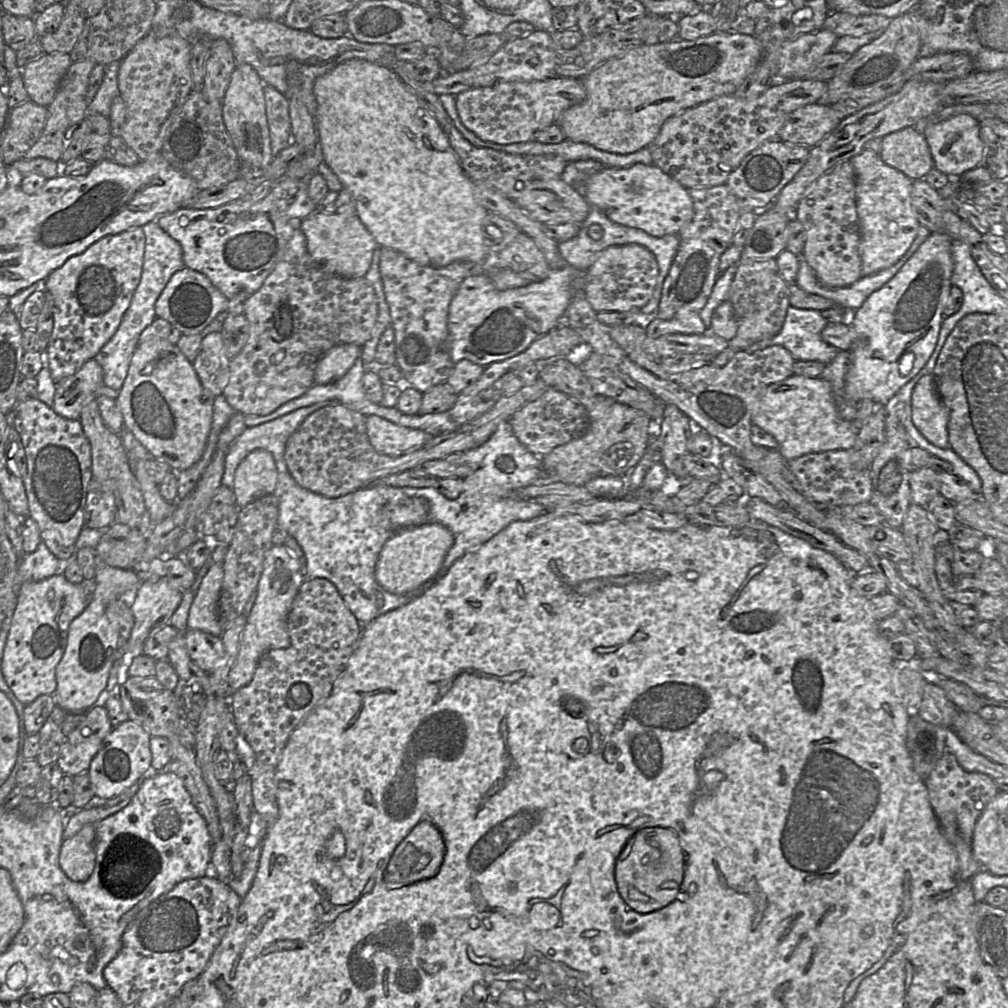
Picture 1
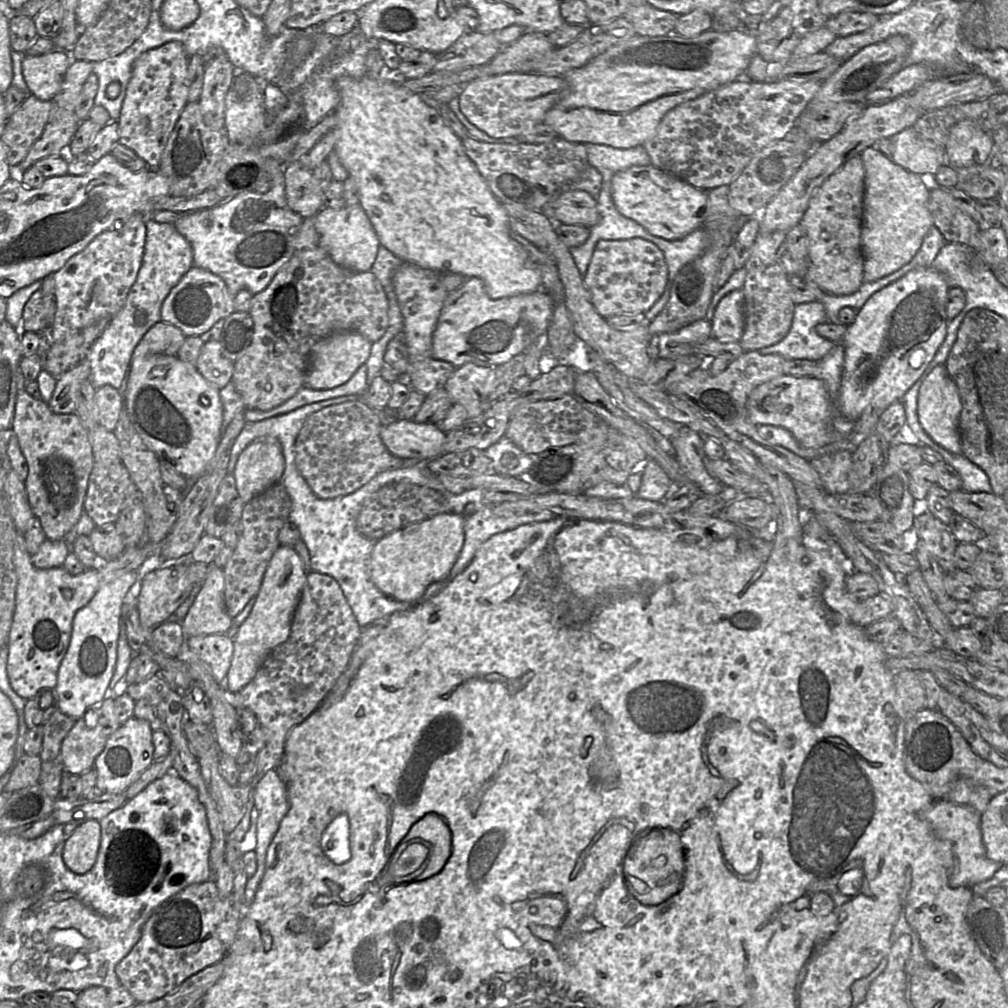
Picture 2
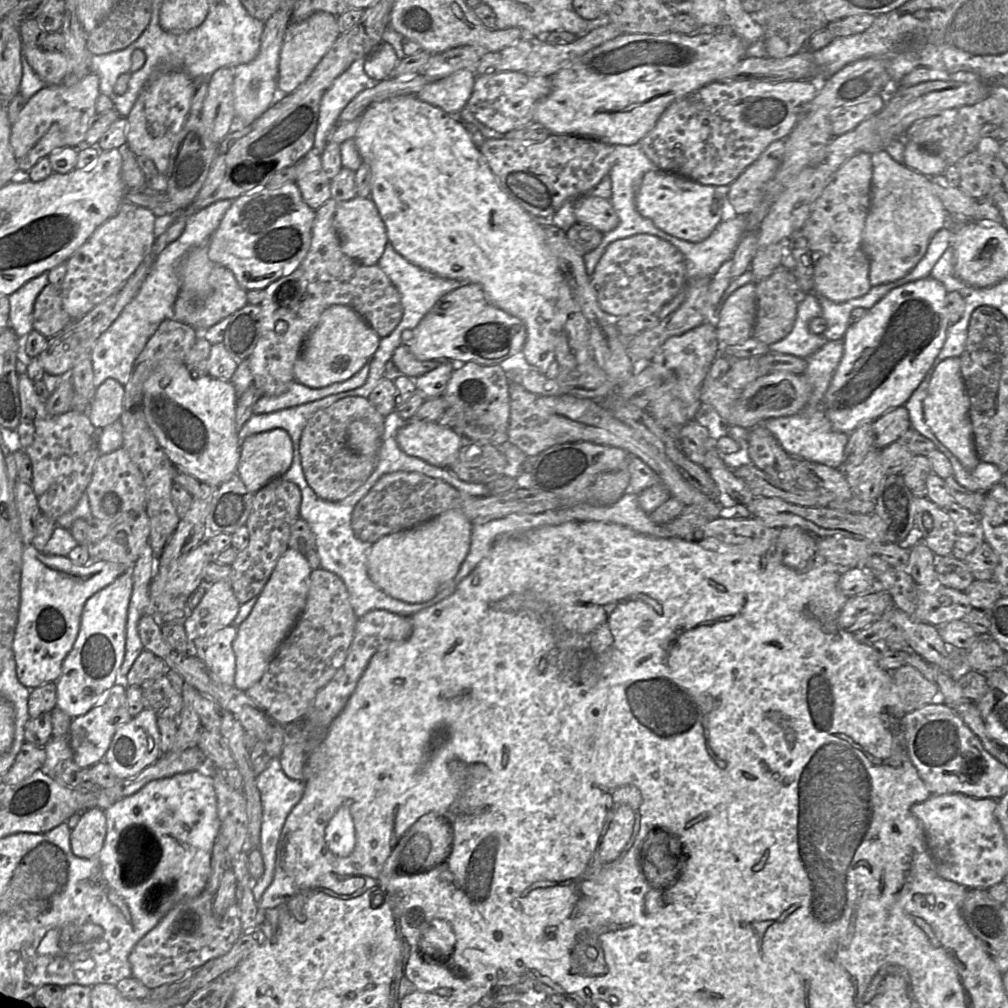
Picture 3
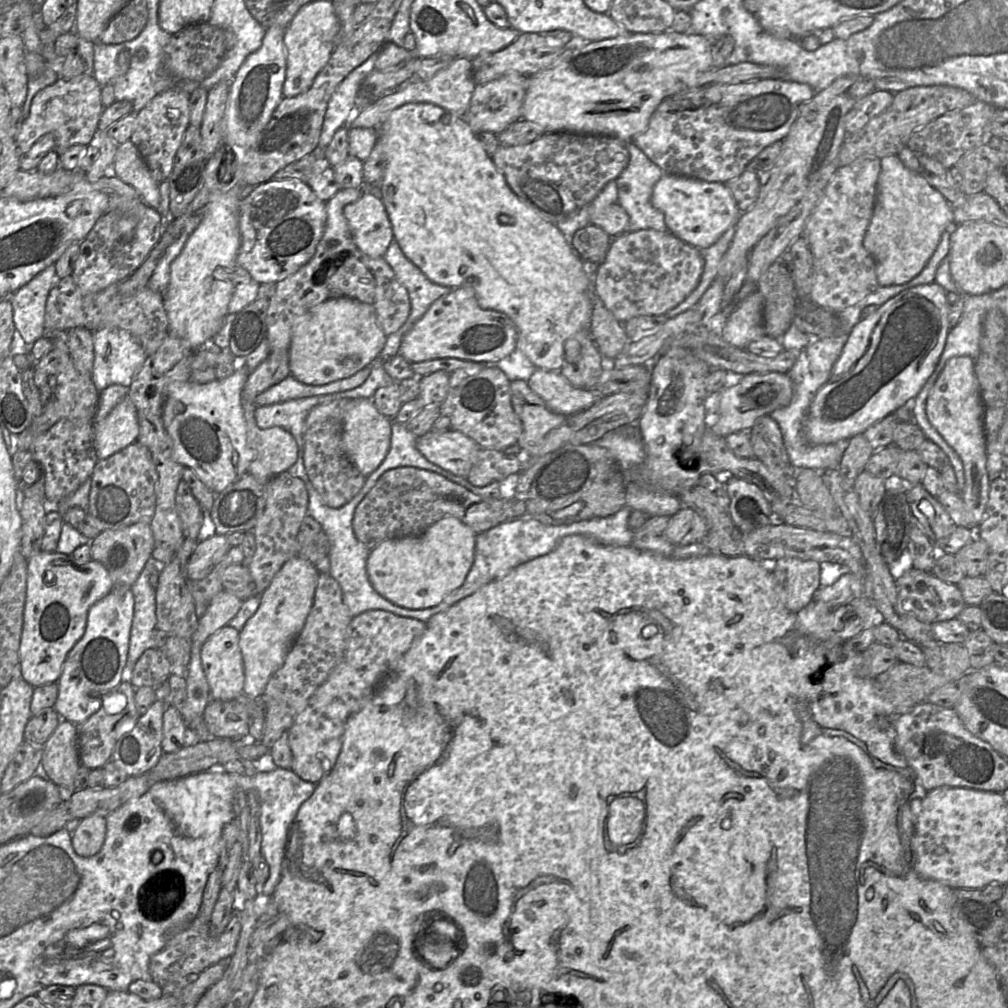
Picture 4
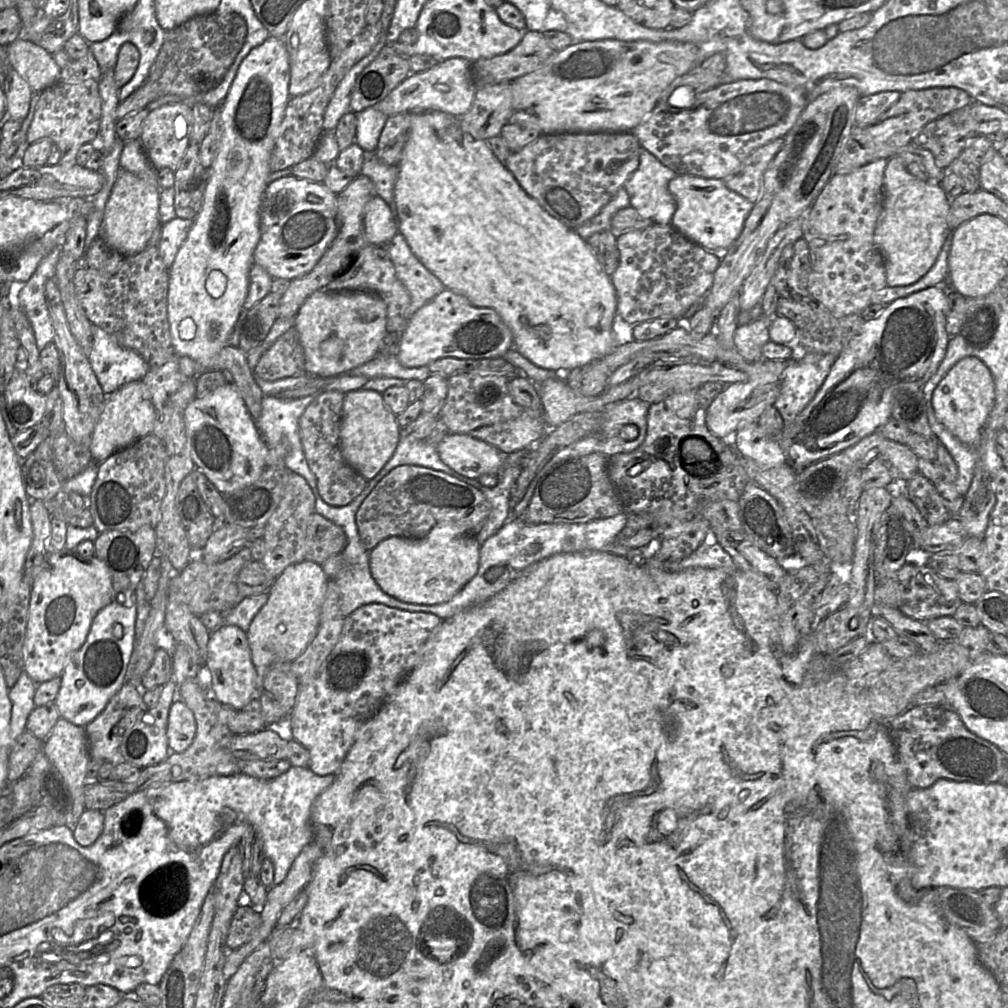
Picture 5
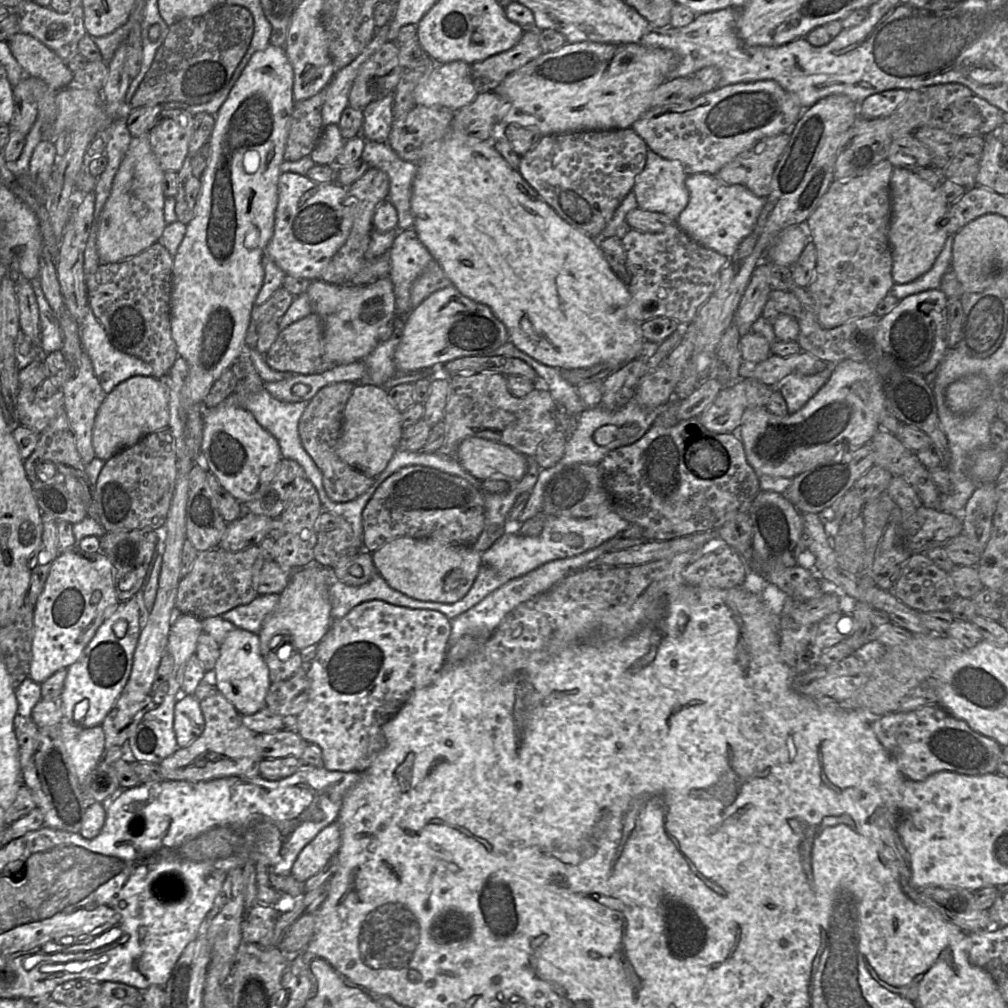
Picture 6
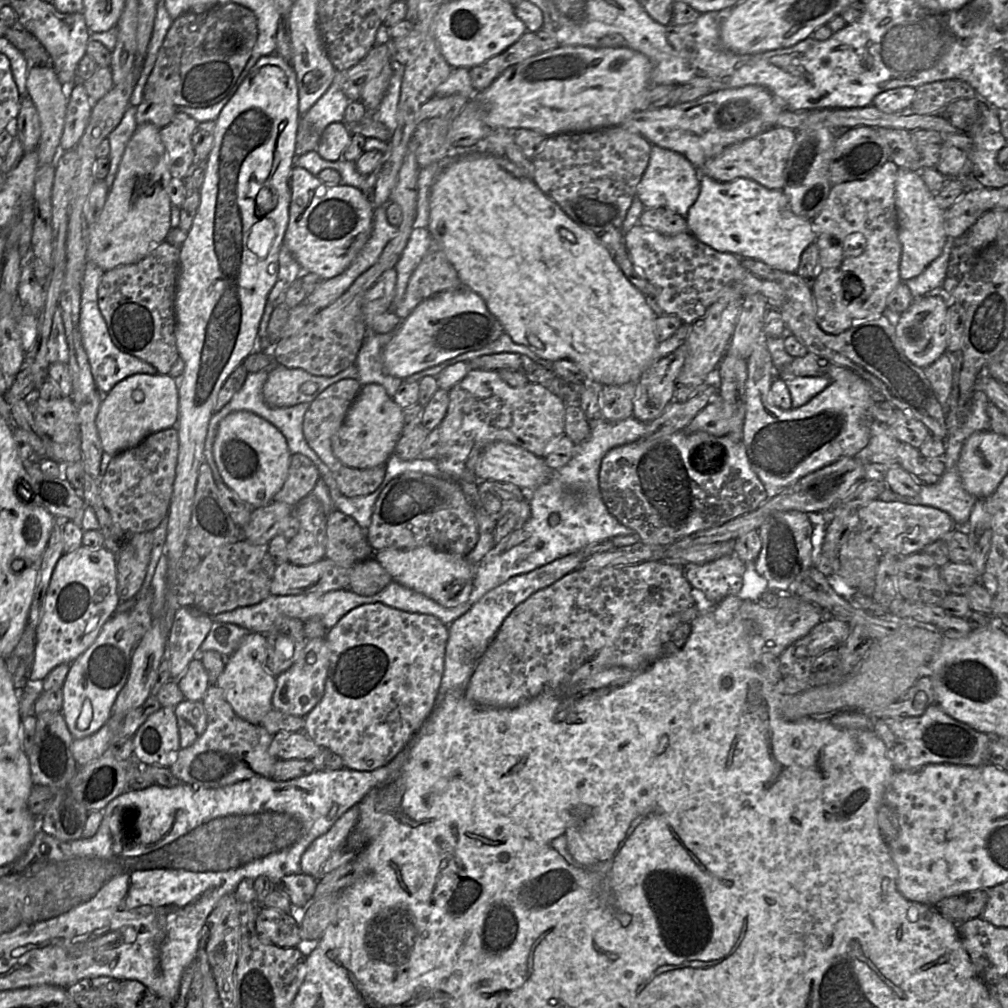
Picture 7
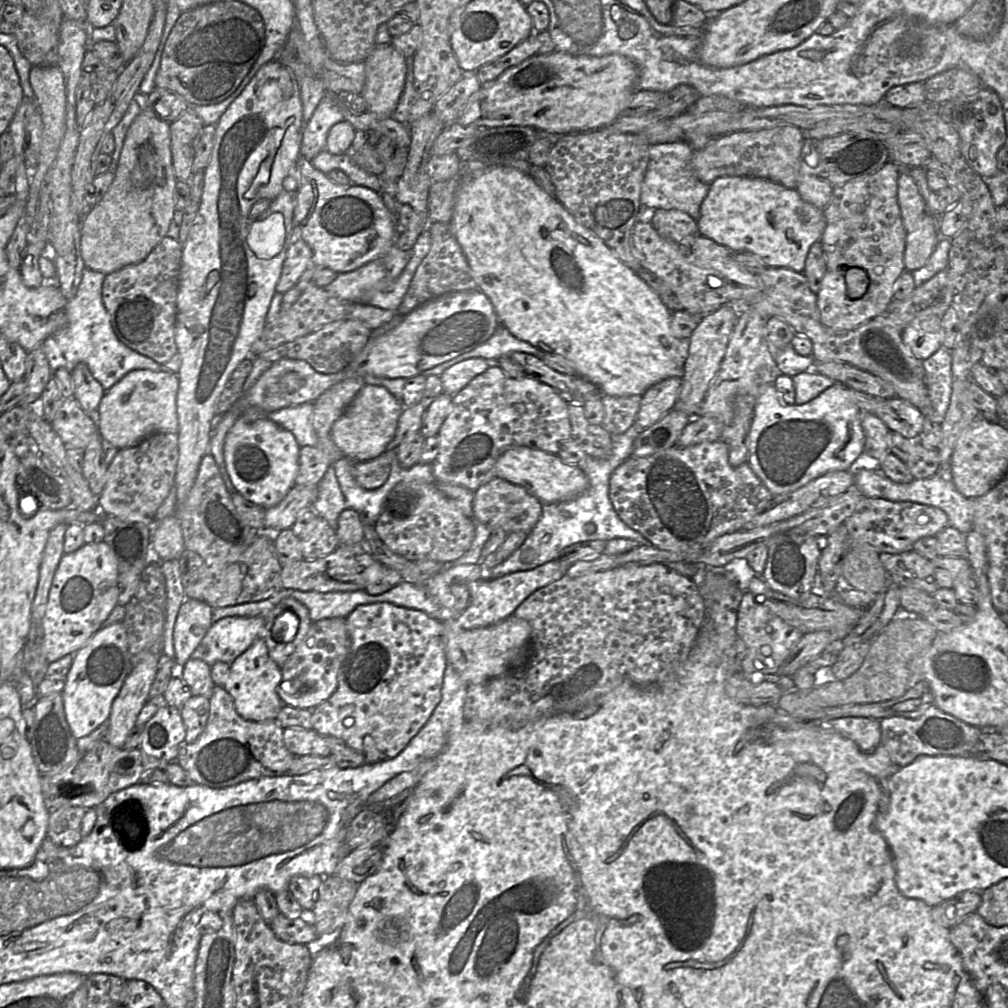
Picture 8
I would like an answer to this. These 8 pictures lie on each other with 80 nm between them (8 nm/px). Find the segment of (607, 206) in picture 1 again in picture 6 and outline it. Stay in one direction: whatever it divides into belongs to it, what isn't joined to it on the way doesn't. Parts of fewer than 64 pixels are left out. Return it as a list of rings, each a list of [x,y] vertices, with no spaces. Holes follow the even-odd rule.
[[[706,173],[688,175],[685,185],[689,191],[689,202],[675,220],[676,225],[700,245],[730,258],[735,253],[740,242],[752,232],[764,206],[765,198],[754,195],[741,184],[728,185],[720,181],[716,176]]]

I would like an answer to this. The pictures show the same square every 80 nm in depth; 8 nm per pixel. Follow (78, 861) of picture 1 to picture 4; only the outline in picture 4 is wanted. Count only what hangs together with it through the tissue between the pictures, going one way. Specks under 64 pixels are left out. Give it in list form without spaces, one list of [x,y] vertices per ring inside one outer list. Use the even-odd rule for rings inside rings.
[[[92,815],[80,820],[77,828],[71,833],[71,843],[79,856],[91,857],[100,851],[105,837],[105,817]]]

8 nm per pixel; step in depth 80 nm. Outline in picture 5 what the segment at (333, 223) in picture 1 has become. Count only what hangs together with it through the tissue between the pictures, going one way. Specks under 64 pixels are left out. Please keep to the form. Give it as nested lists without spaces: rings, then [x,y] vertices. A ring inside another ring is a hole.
[[[374,196],[364,207],[364,234],[375,246],[387,245],[398,232],[395,210],[379,196]]]

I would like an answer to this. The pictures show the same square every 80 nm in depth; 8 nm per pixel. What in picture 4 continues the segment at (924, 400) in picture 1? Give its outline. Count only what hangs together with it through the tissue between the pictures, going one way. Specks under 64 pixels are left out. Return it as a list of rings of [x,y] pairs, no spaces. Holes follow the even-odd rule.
[[[956,356],[948,360],[928,394],[926,415],[932,426],[962,461],[965,487],[961,491],[961,496],[970,516],[972,527],[969,529],[977,529],[985,513],[991,481],[986,469],[987,442],[983,425],[984,406],[974,371],[973,358]]]

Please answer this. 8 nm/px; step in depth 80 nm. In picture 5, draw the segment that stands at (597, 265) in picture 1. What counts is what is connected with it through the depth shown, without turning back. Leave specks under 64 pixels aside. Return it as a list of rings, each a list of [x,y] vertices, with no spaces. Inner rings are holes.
[[[671,224],[646,227],[617,236],[619,265],[610,276],[617,293],[616,315],[629,325],[661,317],[681,319],[711,288],[721,253],[695,244]]]

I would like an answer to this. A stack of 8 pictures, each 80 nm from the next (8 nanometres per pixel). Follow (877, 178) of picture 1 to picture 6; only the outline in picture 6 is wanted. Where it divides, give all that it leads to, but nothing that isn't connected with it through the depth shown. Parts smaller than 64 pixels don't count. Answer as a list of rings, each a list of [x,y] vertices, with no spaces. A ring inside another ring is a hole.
[[[894,167],[890,179],[891,219],[888,242],[892,254],[892,278],[895,284],[914,281],[925,274],[940,254],[948,233],[948,204],[939,186],[925,182],[915,172]]]

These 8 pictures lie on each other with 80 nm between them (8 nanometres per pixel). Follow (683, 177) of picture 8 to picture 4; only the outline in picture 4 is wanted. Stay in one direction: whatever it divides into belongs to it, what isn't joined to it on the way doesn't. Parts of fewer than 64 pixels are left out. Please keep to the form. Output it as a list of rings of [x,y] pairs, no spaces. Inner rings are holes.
[[[633,141],[628,142],[626,146],[629,152],[629,162],[615,180],[618,188],[617,204],[621,205],[629,215],[626,233],[643,229],[666,232],[668,229],[664,221],[664,214],[651,203],[654,185],[665,172],[652,162]]]

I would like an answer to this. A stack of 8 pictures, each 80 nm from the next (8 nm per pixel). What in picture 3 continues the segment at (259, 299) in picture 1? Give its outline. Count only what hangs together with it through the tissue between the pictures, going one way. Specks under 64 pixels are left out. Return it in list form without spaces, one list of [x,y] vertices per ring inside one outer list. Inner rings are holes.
[[[328,199],[316,210],[312,225],[312,236],[309,251],[300,265],[289,274],[282,276],[264,289],[261,307],[261,336],[248,357],[253,384],[262,395],[278,396],[282,394],[294,378],[294,364],[303,342],[316,326],[322,312],[331,305],[341,304],[355,310],[380,338],[388,336],[400,323],[403,316],[401,296],[397,288],[377,265],[366,266],[345,255],[334,227],[334,215],[338,202]]]

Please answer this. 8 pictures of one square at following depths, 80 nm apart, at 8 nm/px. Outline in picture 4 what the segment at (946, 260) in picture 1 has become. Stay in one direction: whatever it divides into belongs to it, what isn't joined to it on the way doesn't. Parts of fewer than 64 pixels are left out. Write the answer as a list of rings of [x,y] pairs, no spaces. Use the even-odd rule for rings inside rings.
[[[936,282],[918,285],[904,290],[880,305],[875,313],[858,322],[849,332],[843,350],[832,368],[828,381],[817,392],[806,415],[804,421],[804,434],[806,440],[815,445],[831,444],[841,440],[848,441],[858,434],[864,434],[867,428],[889,414],[894,413],[899,407],[905,405],[905,403],[912,402],[934,372],[944,351],[950,329],[948,321],[947,292]]]

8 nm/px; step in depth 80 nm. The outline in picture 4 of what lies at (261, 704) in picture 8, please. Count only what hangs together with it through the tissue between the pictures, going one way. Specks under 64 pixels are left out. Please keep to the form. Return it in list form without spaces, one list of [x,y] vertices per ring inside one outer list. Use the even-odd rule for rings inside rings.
[[[225,625],[211,634],[201,647],[201,658],[213,700],[231,701],[244,693],[245,671],[239,646],[240,631]]]

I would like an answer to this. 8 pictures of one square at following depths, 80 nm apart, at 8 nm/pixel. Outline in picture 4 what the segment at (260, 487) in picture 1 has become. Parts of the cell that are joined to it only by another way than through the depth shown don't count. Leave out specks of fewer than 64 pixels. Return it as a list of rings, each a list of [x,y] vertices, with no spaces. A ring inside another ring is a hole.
[[[242,390],[242,405],[244,408],[244,414],[245,414],[245,419],[247,423],[247,429],[248,429],[248,433],[247,433],[248,445],[254,451],[254,457],[251,460],[248,467],[248,473],[254,476],[259,482],[268,482],[274,476],[284,471],[288,471],[288,469],[296,462],[297,454],[298,454],[297,443],[294,437],[290,434],[290,432],[288,432],[282,427],[275,426],[267,429],[259,428],[255,419],[255,410],[257,408],[257,404],[255,403],[255,401],[244,400],[243,390]]]

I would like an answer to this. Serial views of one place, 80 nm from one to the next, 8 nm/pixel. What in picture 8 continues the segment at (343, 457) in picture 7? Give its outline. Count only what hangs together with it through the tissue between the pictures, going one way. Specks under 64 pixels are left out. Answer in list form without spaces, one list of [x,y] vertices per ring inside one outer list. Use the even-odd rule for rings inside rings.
[[[364,385],[346,408],[341,417],[334,423],[331,436],[343,452],[344,457],[353,462],[365,462],[382,455],[395,438],[399,418],[404,406],[386,388],[375,385]]]

